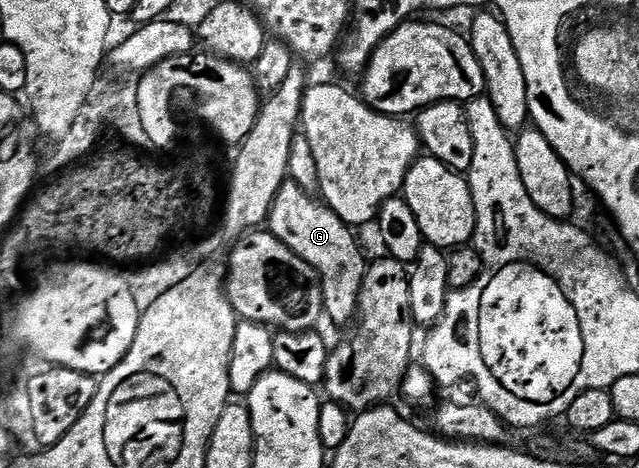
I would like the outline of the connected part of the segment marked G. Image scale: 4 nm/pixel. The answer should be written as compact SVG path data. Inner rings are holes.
M290 179L274 196L268 218L268 232L316 270L322 286L325 316L331 317L338 325L346 325L349 321L351 324L358 315L360 287L368 268L368 260L354 238L355 230L345 225L340 215L336 215L336 211L332 211L325 201Z

